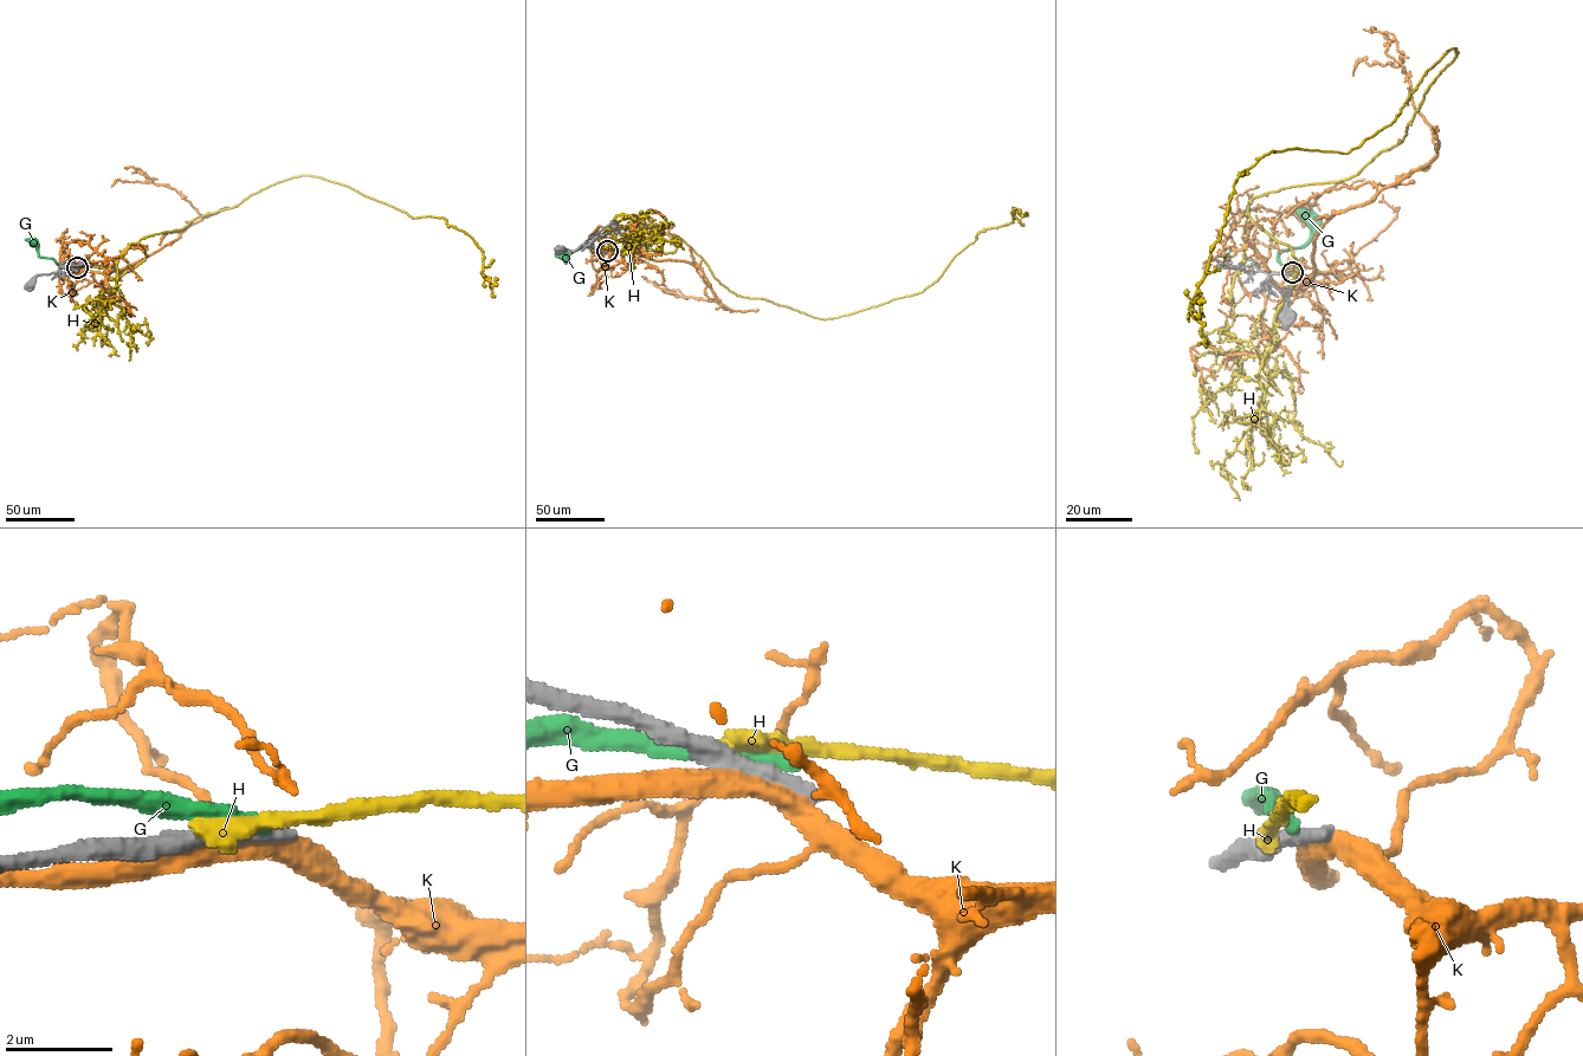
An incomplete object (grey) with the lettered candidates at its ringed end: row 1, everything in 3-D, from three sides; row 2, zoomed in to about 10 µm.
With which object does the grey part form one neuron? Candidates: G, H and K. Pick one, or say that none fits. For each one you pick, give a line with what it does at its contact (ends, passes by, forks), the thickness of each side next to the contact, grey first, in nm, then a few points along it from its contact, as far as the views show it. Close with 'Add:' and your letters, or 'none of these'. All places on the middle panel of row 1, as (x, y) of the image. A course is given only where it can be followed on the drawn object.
Add: none of these

